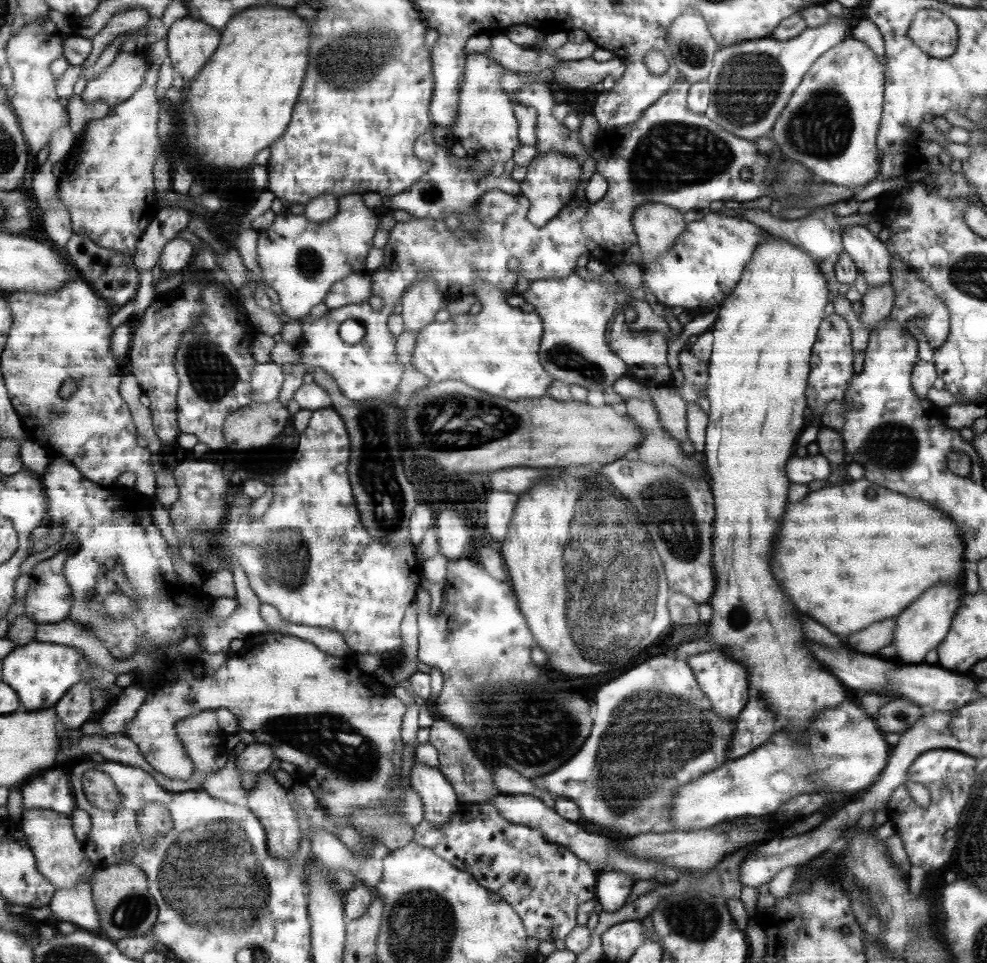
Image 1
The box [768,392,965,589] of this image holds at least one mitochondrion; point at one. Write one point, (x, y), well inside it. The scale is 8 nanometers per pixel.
(890, 446)

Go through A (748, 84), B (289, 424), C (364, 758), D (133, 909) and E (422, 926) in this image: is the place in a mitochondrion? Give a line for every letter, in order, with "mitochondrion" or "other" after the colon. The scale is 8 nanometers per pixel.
A: mitochondrion
B: other
C: mitochondrion
D: mitochondrion
E: mitochondrion

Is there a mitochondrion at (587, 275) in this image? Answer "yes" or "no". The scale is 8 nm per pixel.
no

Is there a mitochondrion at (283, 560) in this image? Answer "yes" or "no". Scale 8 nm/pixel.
yes

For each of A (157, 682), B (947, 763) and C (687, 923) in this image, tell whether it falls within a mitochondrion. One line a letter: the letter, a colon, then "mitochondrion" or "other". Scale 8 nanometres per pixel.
A: other
B: other
C: mitochondrion

